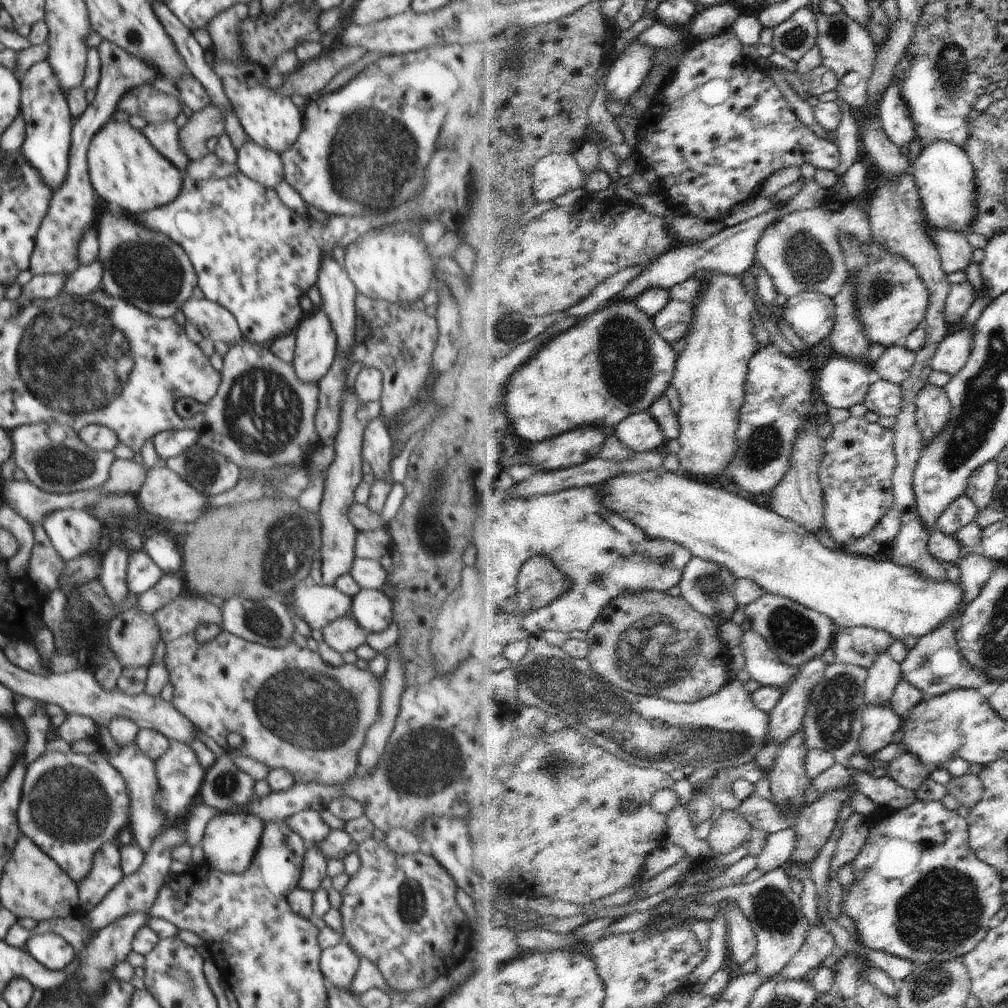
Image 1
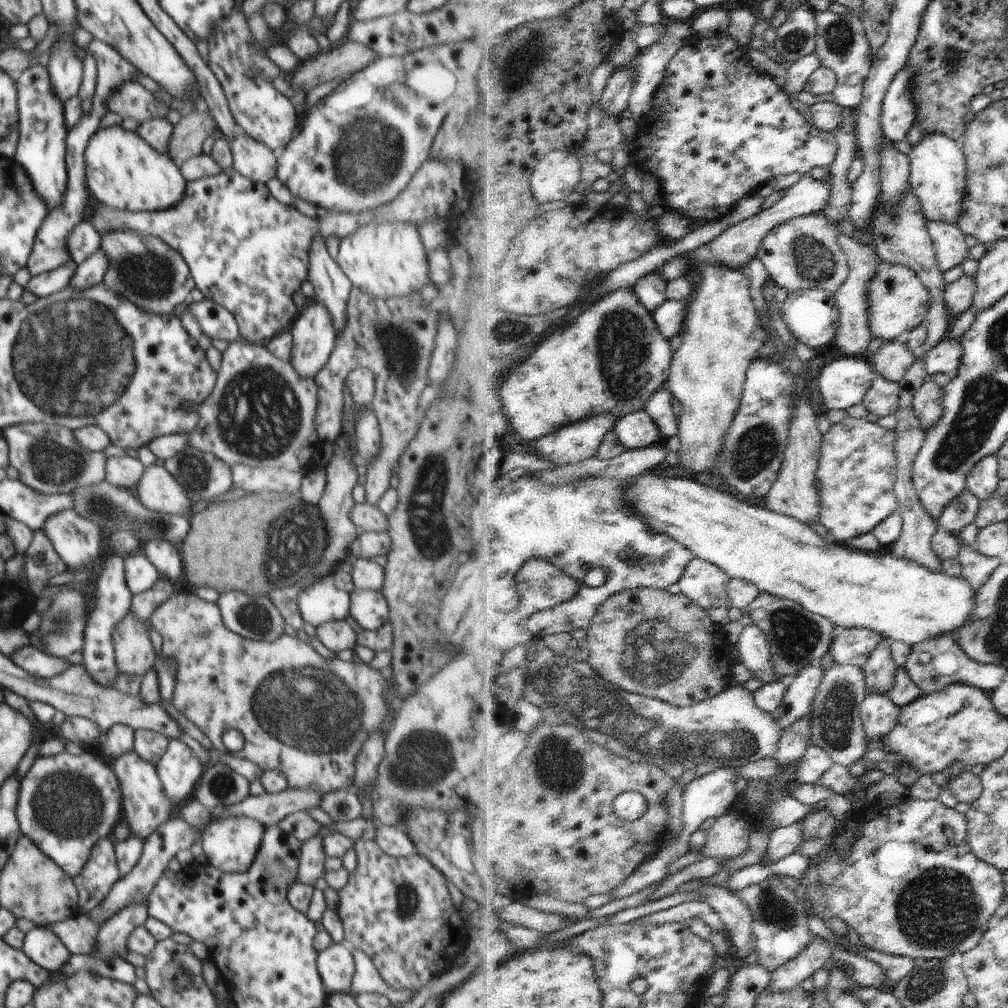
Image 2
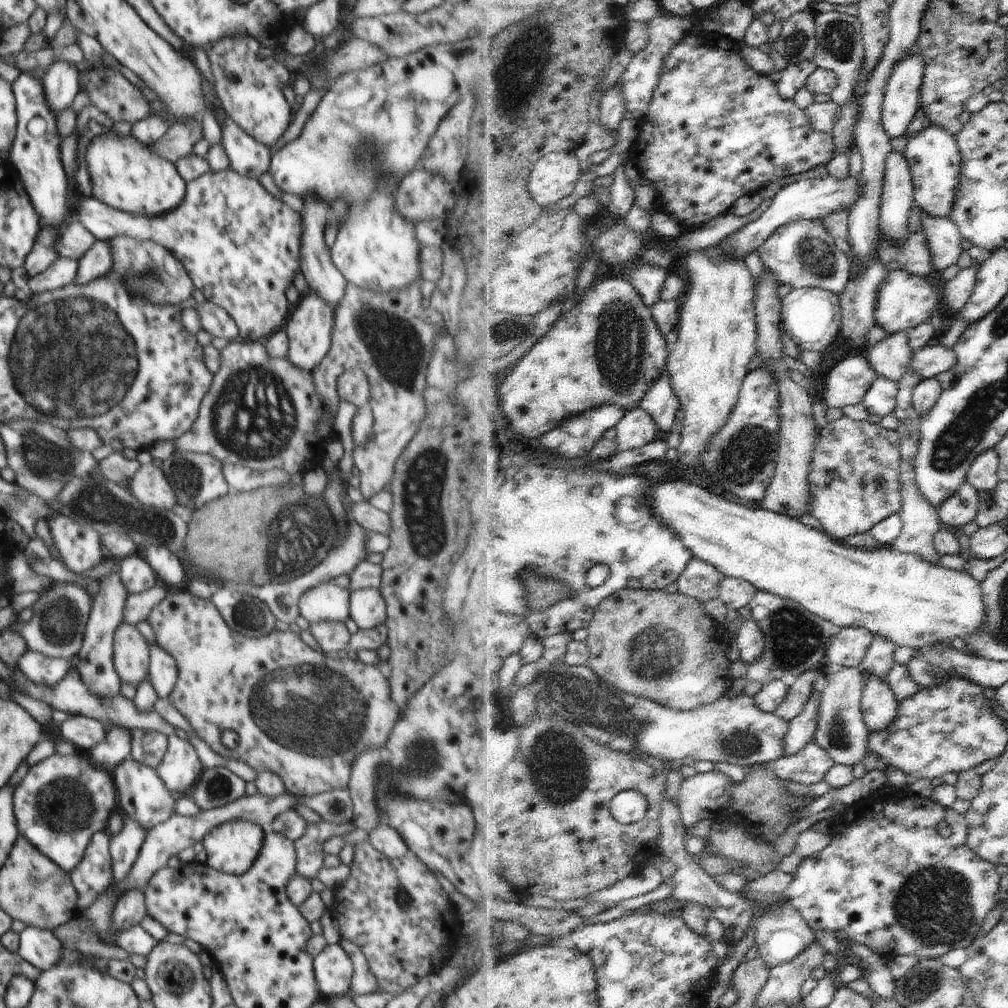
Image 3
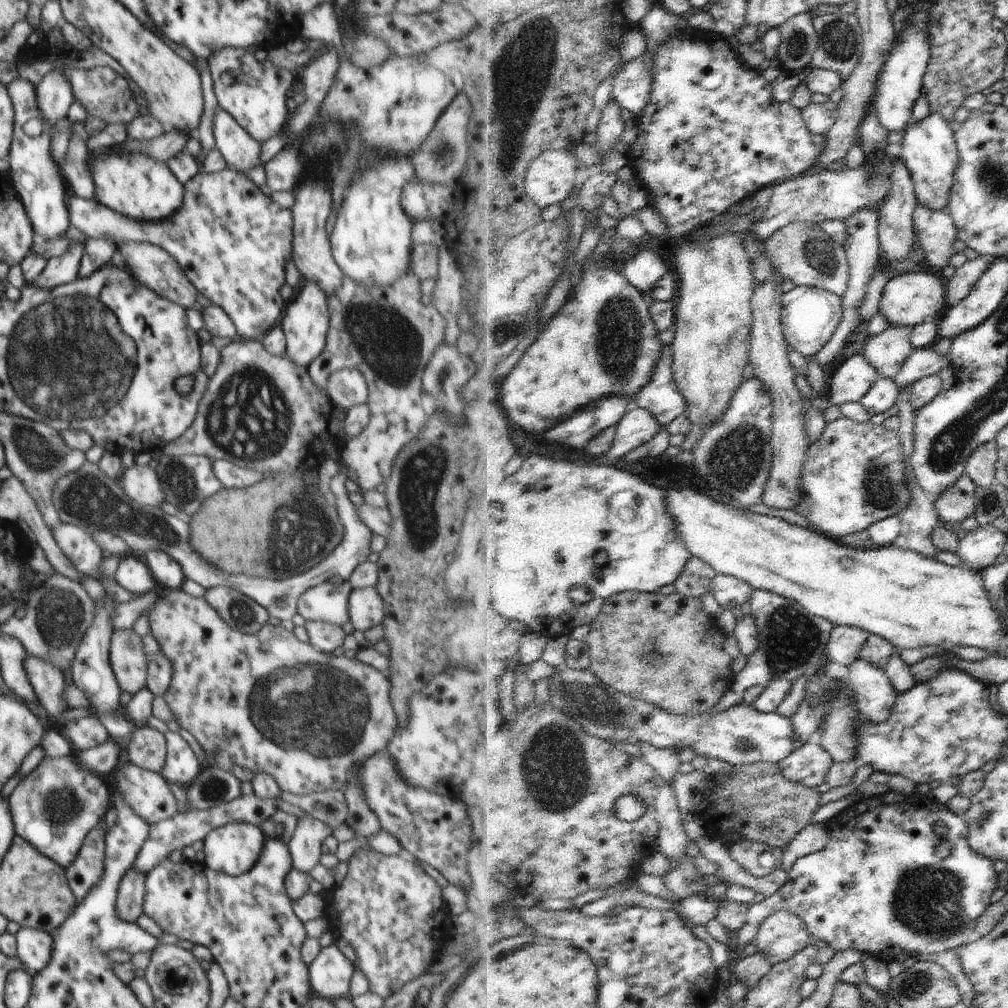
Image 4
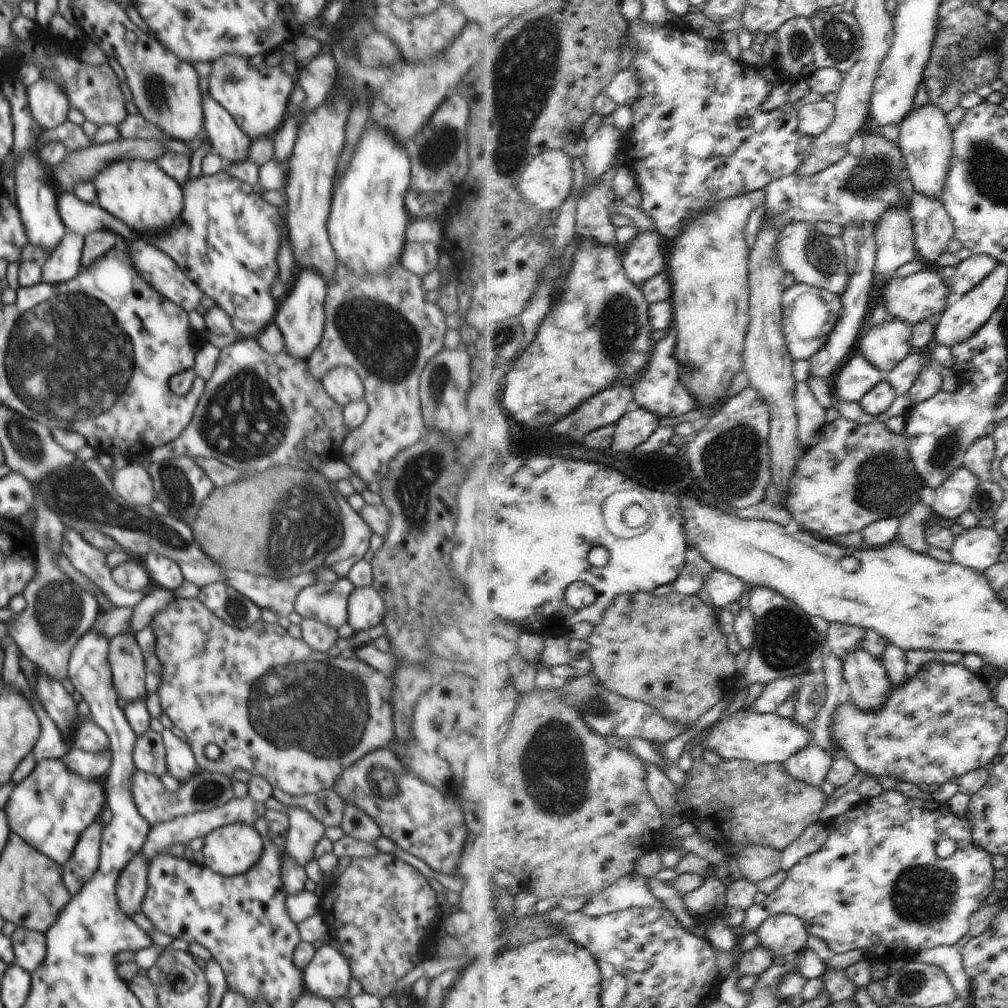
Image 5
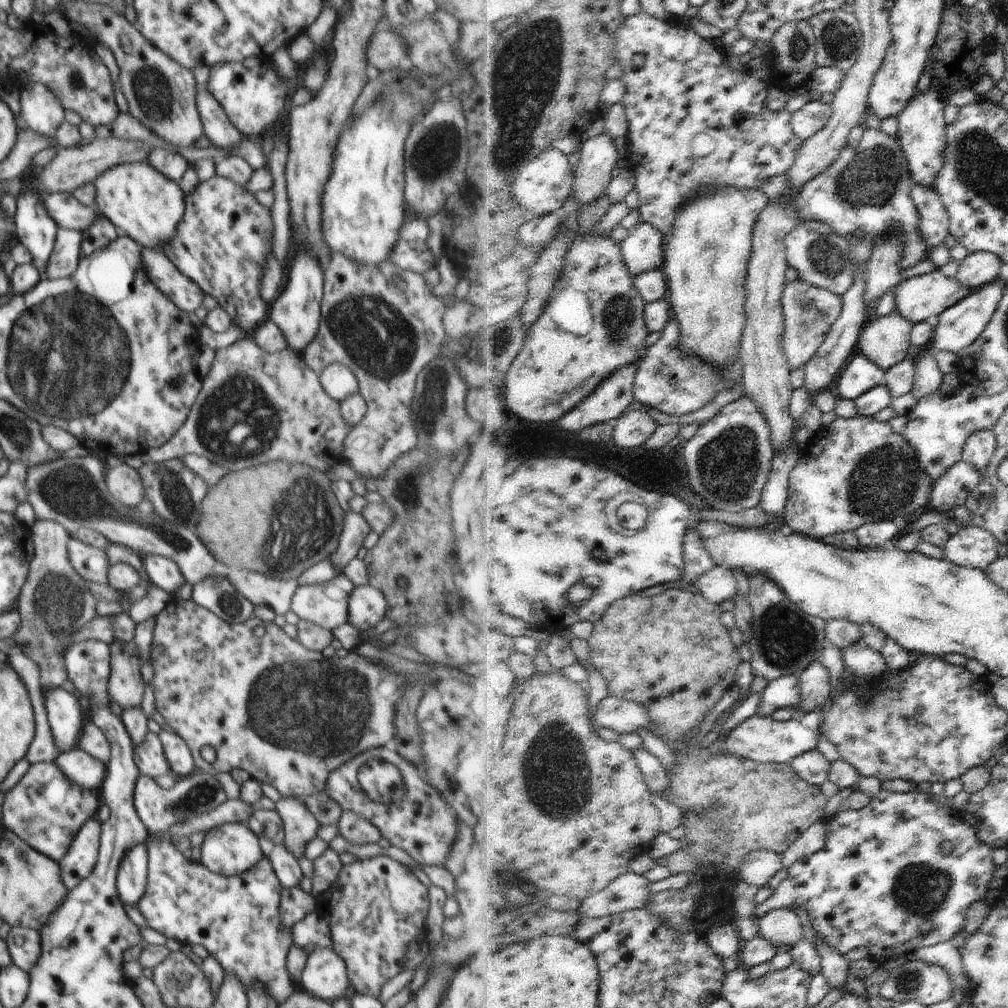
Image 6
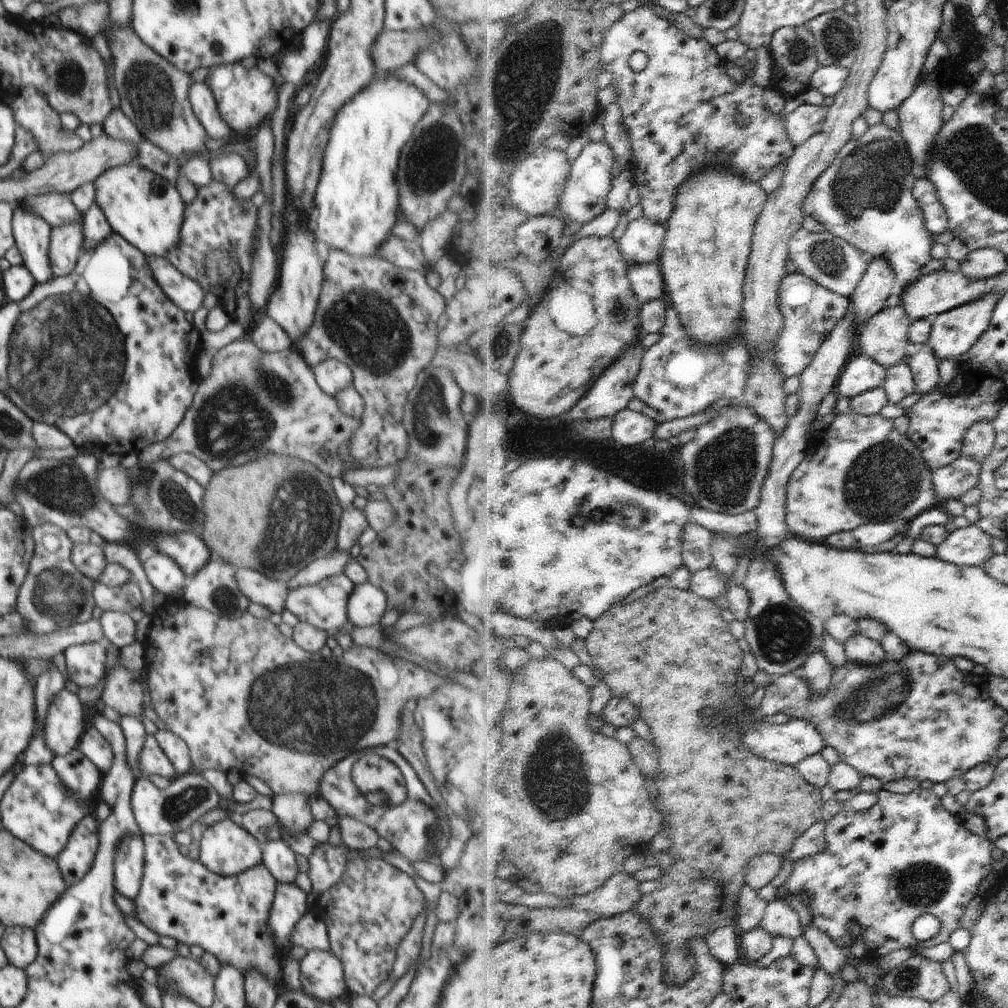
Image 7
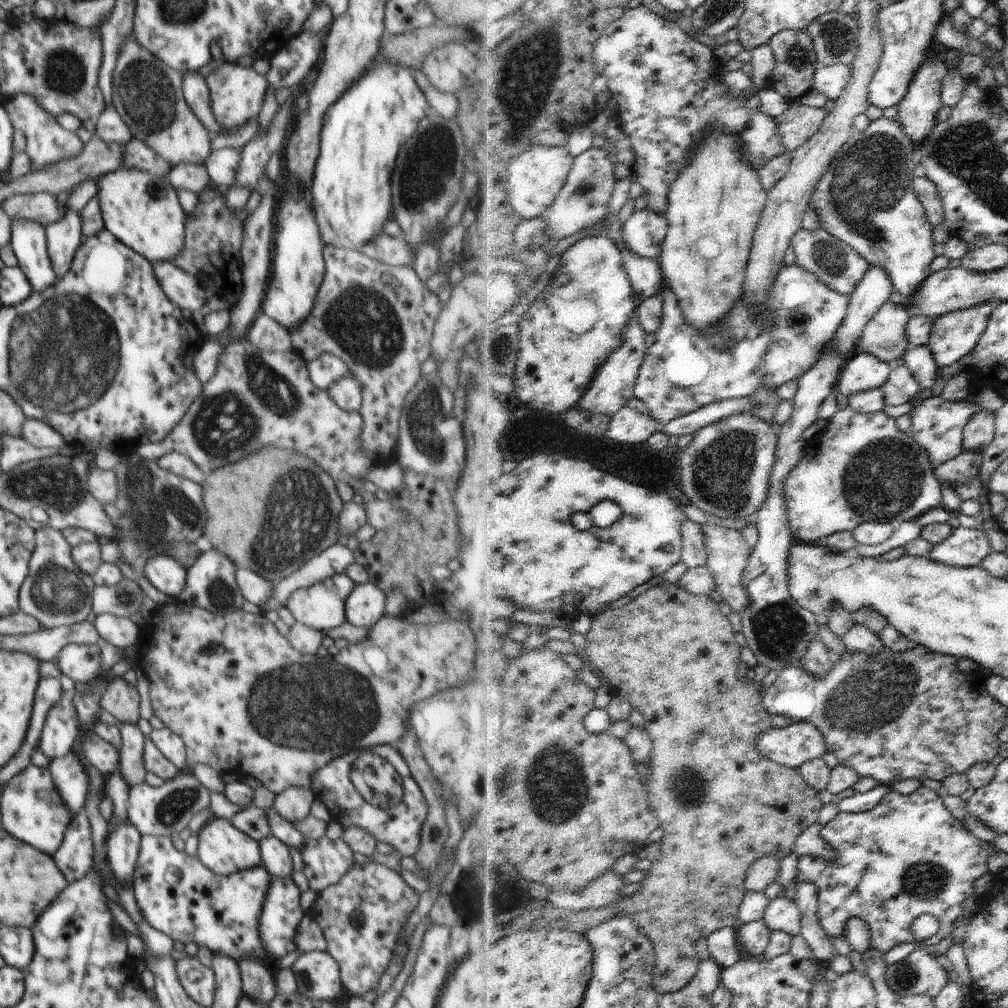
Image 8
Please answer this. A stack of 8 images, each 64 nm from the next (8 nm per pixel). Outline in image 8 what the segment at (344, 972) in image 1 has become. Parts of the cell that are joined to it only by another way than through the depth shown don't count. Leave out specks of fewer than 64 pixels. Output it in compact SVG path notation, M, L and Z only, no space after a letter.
M326 950L302 953L290 967L295 974L297 994L307 999L336 1002L342 992L339 962Z

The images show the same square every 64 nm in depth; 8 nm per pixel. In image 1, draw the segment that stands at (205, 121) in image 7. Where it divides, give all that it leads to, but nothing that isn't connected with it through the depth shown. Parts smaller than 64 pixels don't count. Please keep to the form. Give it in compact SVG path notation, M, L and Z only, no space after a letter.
M248 139L237 151L240 172L268 188L277 187L285 181L281 155Z

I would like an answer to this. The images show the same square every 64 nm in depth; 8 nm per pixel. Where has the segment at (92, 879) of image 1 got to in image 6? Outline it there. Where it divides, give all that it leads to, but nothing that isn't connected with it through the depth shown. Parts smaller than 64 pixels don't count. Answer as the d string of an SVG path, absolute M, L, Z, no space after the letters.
M97 816L88 819L73 838L69 851L58 861L63 883L68 890L88 878L95 867L99 853L101 823Z

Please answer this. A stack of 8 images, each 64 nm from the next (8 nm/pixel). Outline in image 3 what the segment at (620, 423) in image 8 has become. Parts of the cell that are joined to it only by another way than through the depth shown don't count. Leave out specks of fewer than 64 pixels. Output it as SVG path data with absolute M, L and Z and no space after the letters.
M644 407L628 412L617 426L619 452L648 446L663 435L661 425Z

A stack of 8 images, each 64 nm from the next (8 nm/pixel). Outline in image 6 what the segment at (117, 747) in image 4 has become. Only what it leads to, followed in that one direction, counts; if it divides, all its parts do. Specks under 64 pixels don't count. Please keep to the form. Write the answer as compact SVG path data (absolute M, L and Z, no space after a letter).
M78 746L60 753L54 762L69 779L85 789L100 788L105 777L105 764Z

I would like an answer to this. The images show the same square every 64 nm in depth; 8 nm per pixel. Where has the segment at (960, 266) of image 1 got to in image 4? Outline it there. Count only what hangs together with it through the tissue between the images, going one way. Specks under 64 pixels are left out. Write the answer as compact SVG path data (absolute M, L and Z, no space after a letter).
M918 202L915 225L928 264L933 271L941 272L956 254L954 242L958 239L958 229L954 226L953 218L948 212L933 211Z

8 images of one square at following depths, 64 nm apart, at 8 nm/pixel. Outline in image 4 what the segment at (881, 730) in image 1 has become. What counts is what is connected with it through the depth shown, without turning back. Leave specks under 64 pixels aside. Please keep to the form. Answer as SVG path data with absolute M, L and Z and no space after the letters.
M864 658L858 659L849 670L849 679L859 696L863 720L876 725L887 723L895 713L900 695L887 672Z

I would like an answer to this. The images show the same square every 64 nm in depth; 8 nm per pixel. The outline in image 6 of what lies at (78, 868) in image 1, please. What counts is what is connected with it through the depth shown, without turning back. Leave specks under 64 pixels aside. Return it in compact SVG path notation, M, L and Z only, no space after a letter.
M39 762L31 764L24 777L6 792L1 819L6 829L11 830L25 840L32 848L58 862L69 851L73 838L88 820L97 816L100 808L99 796L92 789L82 788L69 779L62 769L54 762Z

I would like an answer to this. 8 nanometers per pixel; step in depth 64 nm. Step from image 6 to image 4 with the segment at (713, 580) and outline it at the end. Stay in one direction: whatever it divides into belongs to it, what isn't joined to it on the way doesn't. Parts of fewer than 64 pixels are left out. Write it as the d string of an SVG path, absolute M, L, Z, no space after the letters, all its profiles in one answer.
M718 575L713 582L714 597L728 610L734 610L746 602L751 602L756 589L750 582L734 575Z

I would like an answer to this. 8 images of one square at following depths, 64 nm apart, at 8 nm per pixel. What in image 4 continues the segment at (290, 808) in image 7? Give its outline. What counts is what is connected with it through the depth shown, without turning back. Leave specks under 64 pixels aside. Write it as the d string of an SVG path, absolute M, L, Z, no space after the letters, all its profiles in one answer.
M314 817L297 818L295 833L288 841L293 868L309 875L311 870L320 863L322 843L325 838L332 835L332 832L334 832L333 827Z

